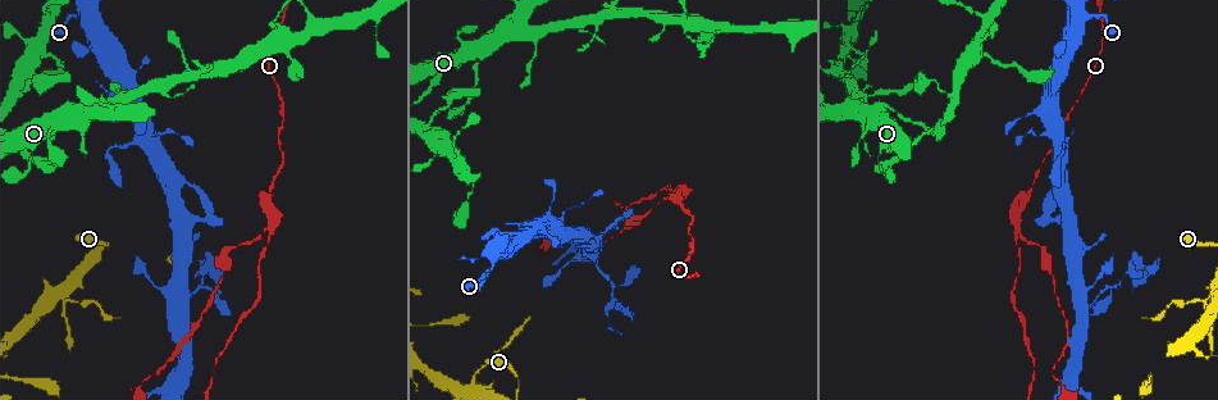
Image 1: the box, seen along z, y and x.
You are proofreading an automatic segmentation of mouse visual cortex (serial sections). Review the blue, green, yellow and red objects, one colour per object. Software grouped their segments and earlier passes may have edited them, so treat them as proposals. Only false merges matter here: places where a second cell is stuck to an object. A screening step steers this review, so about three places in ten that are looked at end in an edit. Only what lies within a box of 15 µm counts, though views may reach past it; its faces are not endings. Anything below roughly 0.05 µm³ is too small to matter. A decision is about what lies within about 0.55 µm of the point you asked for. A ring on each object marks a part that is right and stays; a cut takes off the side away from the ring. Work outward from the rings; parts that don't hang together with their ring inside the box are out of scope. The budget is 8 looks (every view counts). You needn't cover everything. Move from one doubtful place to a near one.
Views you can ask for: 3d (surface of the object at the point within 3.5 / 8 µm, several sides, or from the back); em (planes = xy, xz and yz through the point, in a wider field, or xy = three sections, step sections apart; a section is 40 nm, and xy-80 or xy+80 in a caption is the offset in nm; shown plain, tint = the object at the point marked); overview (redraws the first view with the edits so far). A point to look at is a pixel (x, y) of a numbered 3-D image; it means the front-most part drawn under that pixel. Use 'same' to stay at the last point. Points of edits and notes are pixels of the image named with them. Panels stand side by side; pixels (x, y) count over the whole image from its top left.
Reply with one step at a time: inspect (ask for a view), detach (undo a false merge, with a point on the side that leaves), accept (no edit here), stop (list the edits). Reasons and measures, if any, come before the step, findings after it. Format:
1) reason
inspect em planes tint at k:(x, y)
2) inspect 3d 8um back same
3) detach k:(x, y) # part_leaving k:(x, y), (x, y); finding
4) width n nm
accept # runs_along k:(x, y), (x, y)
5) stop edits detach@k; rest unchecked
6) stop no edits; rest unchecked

inspect 3d 3.5um at 1:(1050, 221)

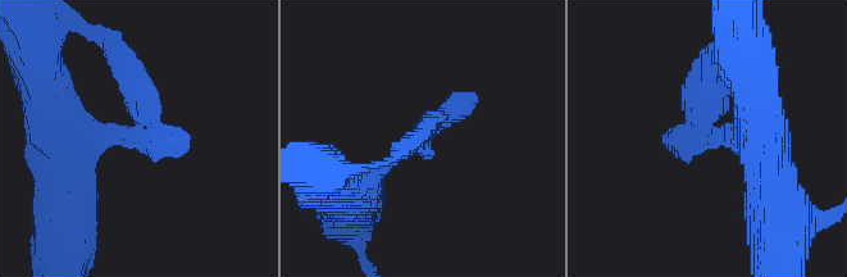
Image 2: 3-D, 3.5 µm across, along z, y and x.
need the tissue
inspect em xy step 3 tint at 2:(136, 134)

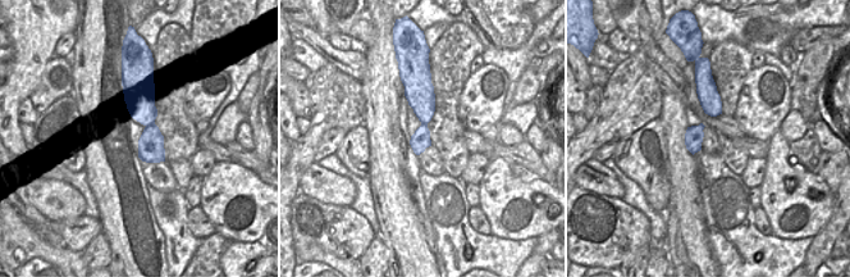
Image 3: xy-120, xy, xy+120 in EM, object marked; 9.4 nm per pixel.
accept # runs_along 2:(340, 195), (383, 172), (474, 99); continuous, no second cell

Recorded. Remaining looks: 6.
a narrow waist
inspect 3d 3.5um at 1:(473, 375)

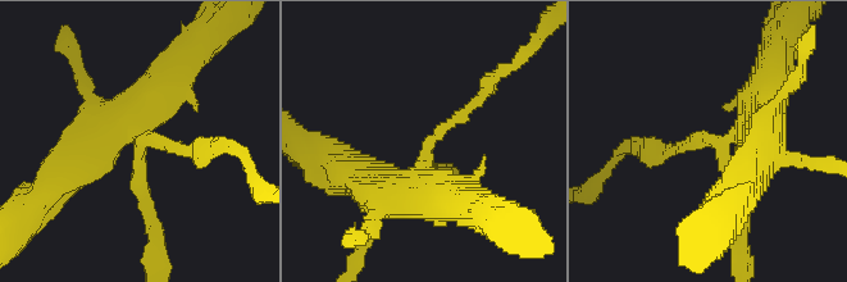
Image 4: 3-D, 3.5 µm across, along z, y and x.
need the tissue
inspect em xy step 5 plain at 4:(142, 143)

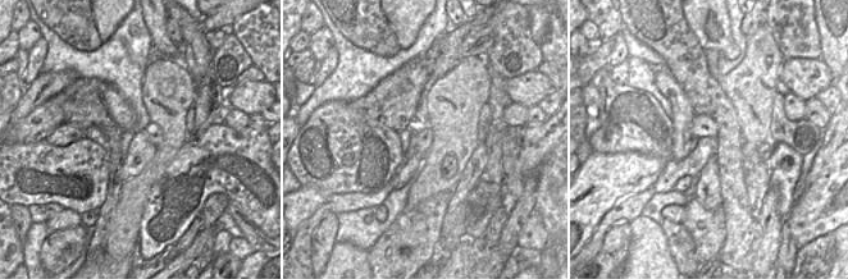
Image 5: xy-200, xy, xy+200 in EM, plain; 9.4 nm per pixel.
with the object marked
inspect em xy step 5 tint same

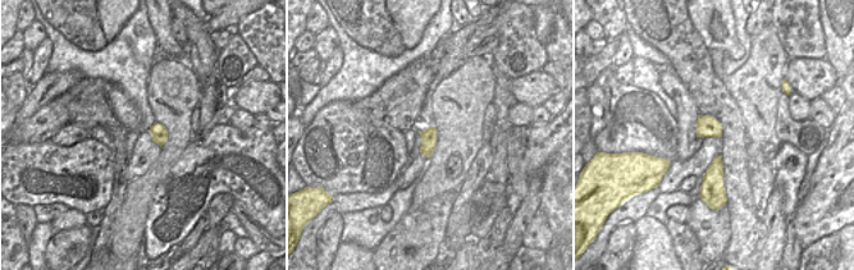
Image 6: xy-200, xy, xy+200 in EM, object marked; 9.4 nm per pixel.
accept # runs_along 4:(769, 92), (727, 140), (660, 153); one cell here

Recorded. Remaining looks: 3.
two arms in line, one across
inspect 3d 3.5um at 1:(181, 306)

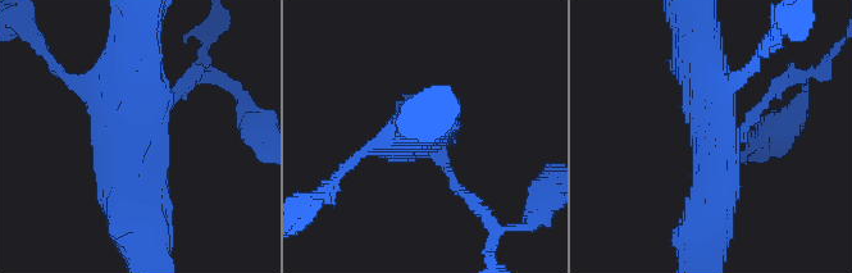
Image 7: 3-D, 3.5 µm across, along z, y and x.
arms 3; arm_widths 150, 600, 600 nm
inspect em xy step 1 plain at 7:(145, 136)

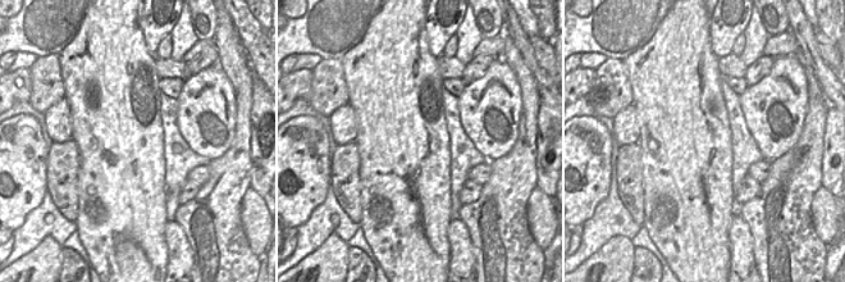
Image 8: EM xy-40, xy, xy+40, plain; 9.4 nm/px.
inspect em xy step 1 tint same

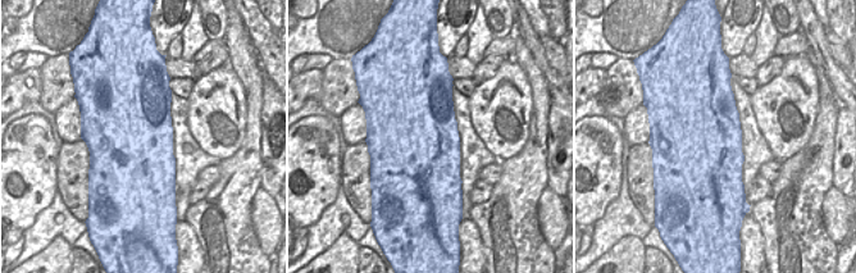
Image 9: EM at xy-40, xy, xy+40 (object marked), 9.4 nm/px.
accept # runs_along 7:(131, 50), (131, 212), (140, 223); continuous, no second cell

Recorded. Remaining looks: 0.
stop no edits; rest unchecked

